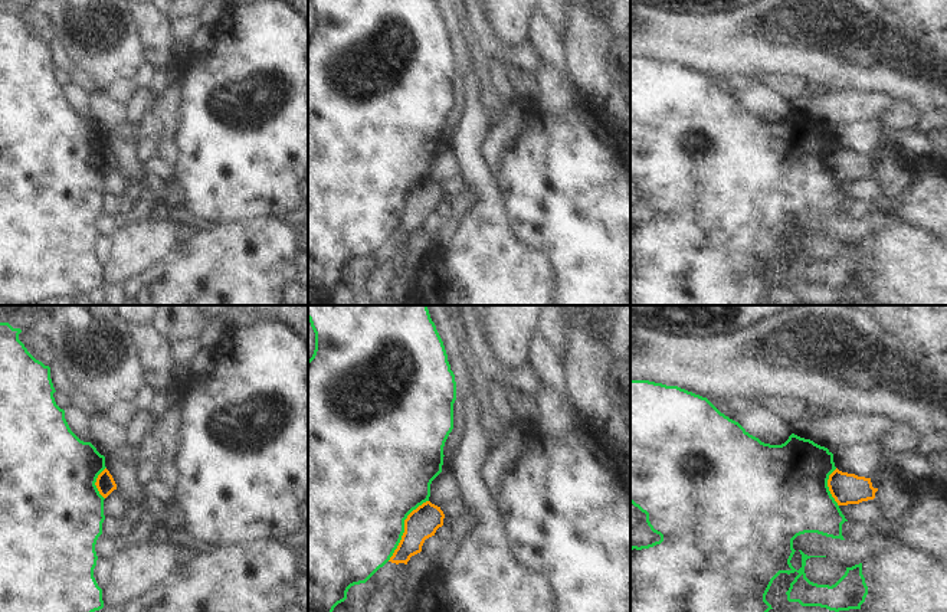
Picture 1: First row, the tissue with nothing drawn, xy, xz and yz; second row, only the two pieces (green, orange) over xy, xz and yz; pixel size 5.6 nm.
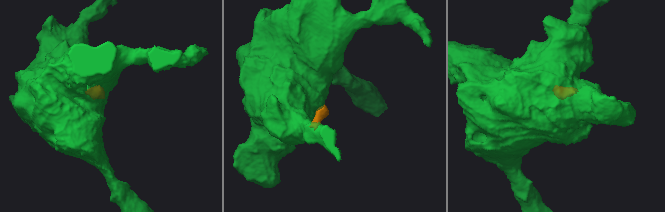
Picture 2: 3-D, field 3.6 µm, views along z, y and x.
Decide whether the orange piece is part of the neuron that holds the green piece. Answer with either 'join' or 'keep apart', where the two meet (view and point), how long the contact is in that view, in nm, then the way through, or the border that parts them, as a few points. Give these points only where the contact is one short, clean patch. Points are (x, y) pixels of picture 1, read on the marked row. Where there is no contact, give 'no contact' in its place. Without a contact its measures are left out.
keep apart; contact xz (403, 529); length 420 nm; border xz (428, 500), (408, 516), (402, 539), (387, 560)

